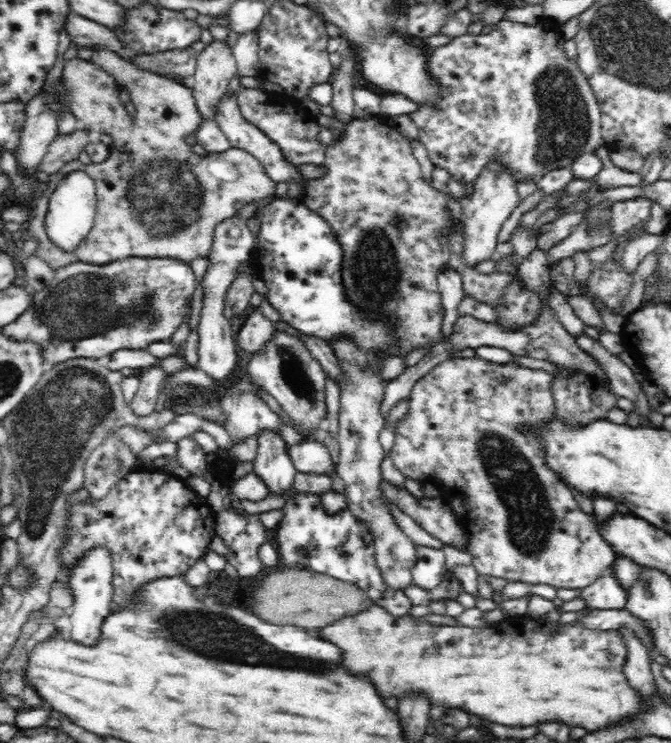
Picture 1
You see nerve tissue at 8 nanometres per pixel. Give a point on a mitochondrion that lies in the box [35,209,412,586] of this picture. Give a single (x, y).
(376, 273)

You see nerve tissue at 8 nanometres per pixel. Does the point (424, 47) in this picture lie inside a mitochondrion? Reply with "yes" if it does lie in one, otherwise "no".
no

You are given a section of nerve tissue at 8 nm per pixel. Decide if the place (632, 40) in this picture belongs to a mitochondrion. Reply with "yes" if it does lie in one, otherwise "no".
yes

